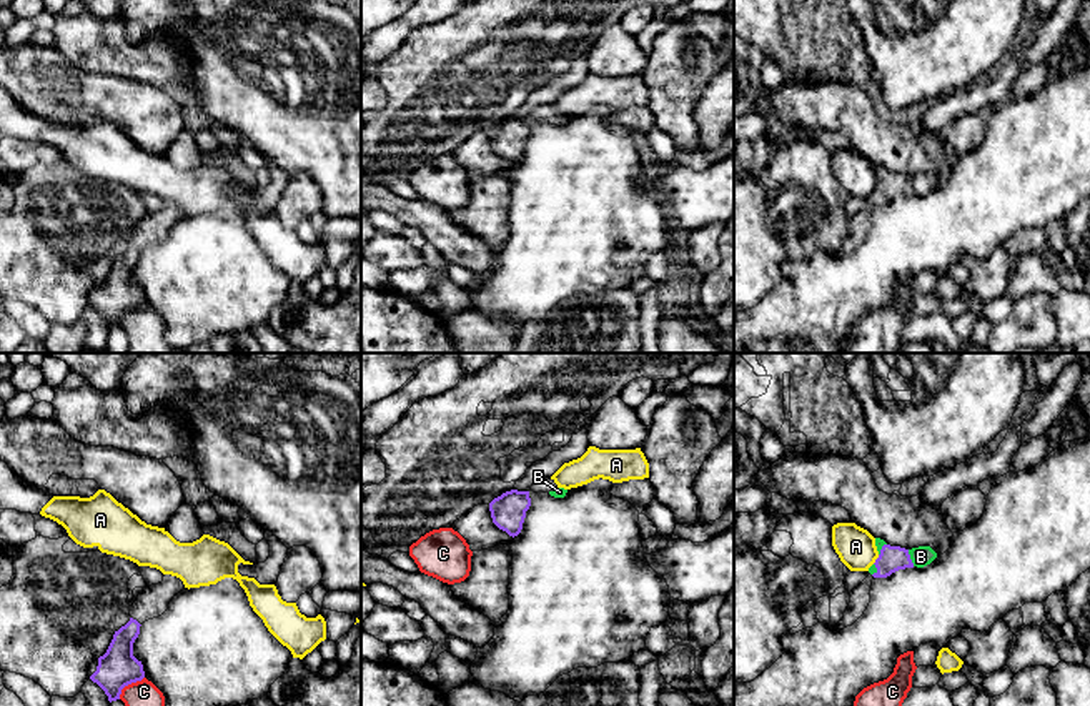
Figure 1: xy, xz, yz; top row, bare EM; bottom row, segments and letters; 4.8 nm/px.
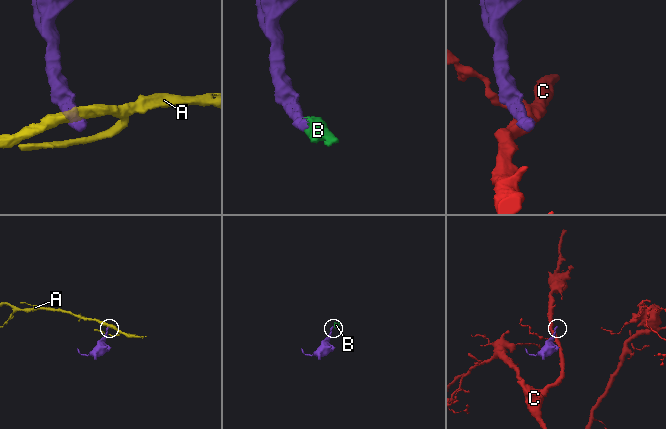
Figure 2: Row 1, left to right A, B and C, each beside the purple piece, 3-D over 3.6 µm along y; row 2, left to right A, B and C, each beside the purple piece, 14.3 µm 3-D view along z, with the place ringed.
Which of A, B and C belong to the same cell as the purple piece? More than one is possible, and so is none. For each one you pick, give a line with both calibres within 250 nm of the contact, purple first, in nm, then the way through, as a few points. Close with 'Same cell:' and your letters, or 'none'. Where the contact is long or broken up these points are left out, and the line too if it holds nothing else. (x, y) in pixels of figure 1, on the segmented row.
B: calibres 130 and 100 nm; way yz (892, 558), (909, 558), (921, 556)
Same cell: B

